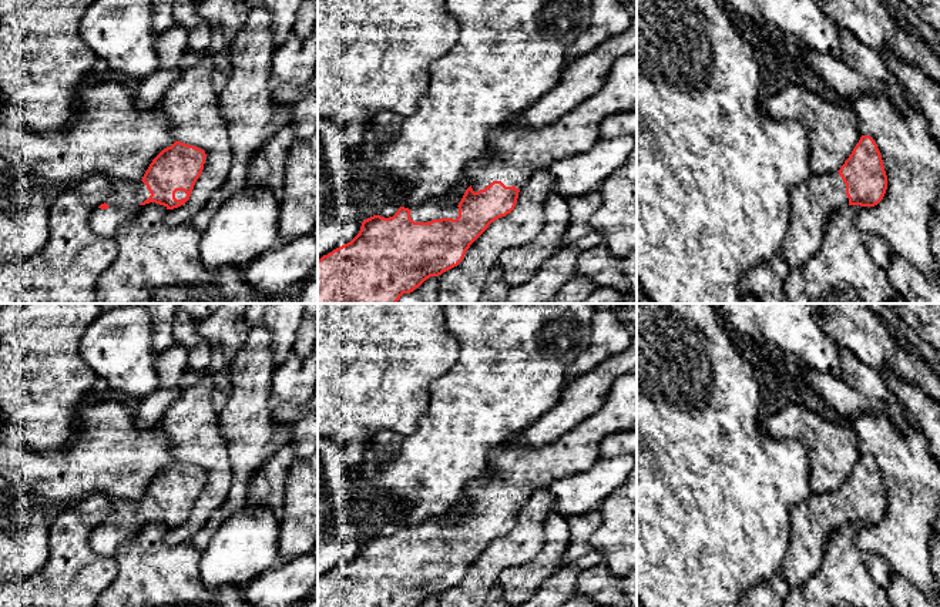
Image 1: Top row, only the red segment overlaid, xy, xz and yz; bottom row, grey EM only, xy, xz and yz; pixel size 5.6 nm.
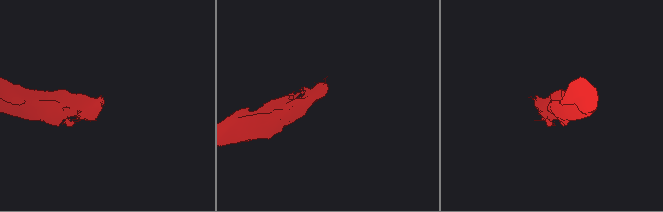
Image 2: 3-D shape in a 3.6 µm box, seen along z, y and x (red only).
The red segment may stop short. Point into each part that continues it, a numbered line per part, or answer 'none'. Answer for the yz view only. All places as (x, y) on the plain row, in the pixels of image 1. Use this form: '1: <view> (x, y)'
1: yz (813, 520)

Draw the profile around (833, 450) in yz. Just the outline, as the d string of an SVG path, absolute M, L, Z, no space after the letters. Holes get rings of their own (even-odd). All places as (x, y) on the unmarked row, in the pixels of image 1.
M790 403L762 420L769 437L798 439L810 462L812 493L837 492L860 459L856 433L832 415Z

